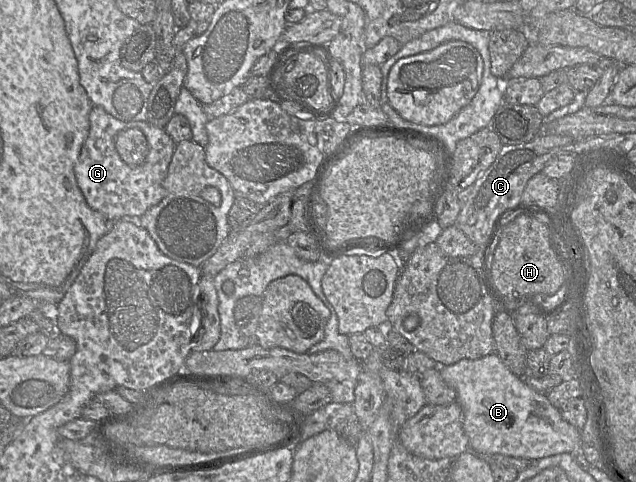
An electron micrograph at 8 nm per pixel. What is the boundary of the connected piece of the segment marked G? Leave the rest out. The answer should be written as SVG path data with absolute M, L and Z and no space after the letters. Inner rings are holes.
M93 105L89 122L88 137L74 166L76 182L86 203L106 220L141 217L165 195L163 181L175 150L175 142L163 128L158 128L148 121L121 121L101 106ZM128 128L140 129L146 136L149 146L145 161L137 167L130 167L124 163L115 148L117 134Z

